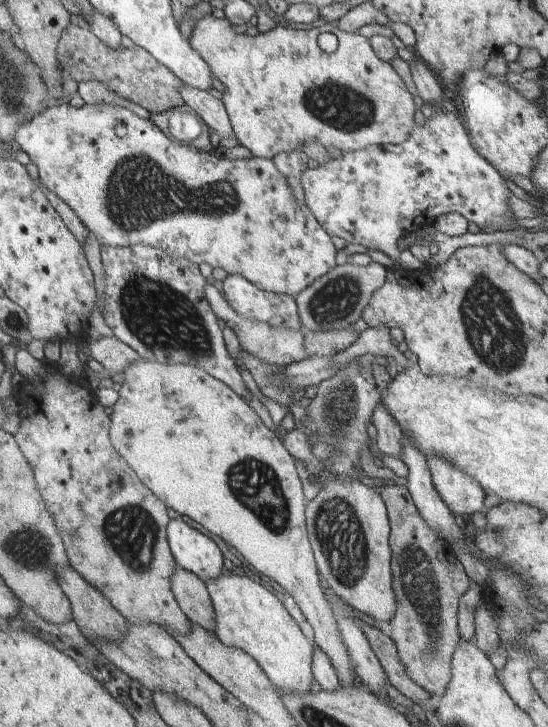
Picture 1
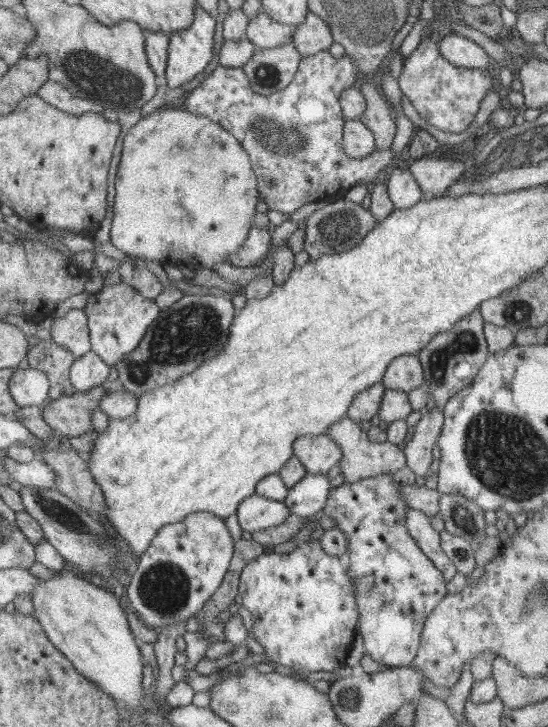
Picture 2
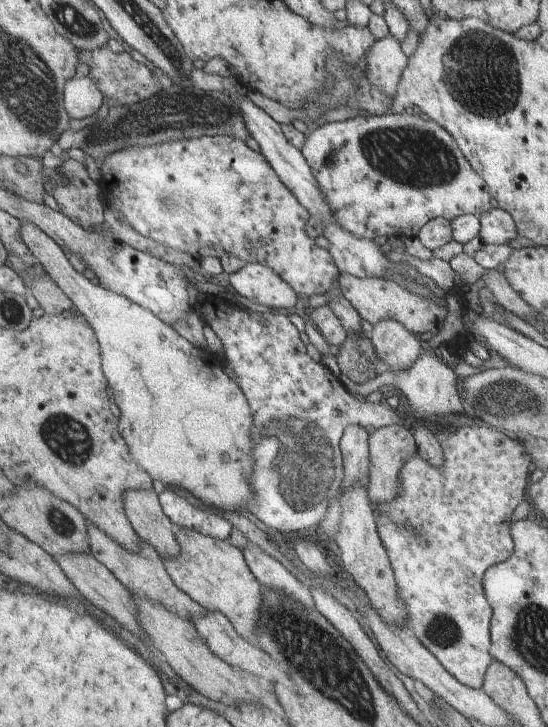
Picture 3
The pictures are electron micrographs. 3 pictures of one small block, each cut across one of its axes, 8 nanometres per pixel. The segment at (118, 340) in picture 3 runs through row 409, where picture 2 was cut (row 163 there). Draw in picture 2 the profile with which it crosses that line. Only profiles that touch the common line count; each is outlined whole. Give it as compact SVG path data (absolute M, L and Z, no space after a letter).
M160 108L128 130L119 150L122 155L114 169L110 244L134 258L147 258L161 264L183 262L202 268L228 262L232 253L243 248L251 234L250 224L258 196L257 176L240 142L220 123L206 115Z

